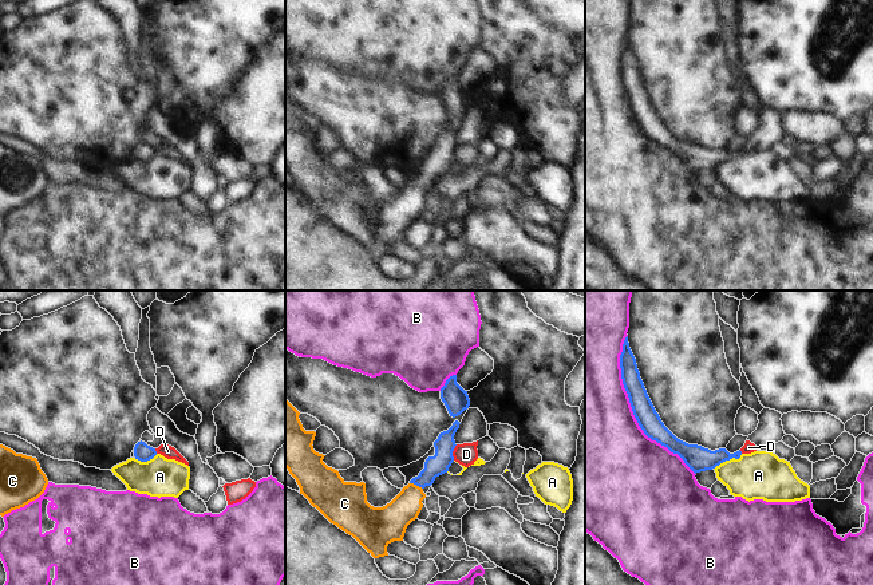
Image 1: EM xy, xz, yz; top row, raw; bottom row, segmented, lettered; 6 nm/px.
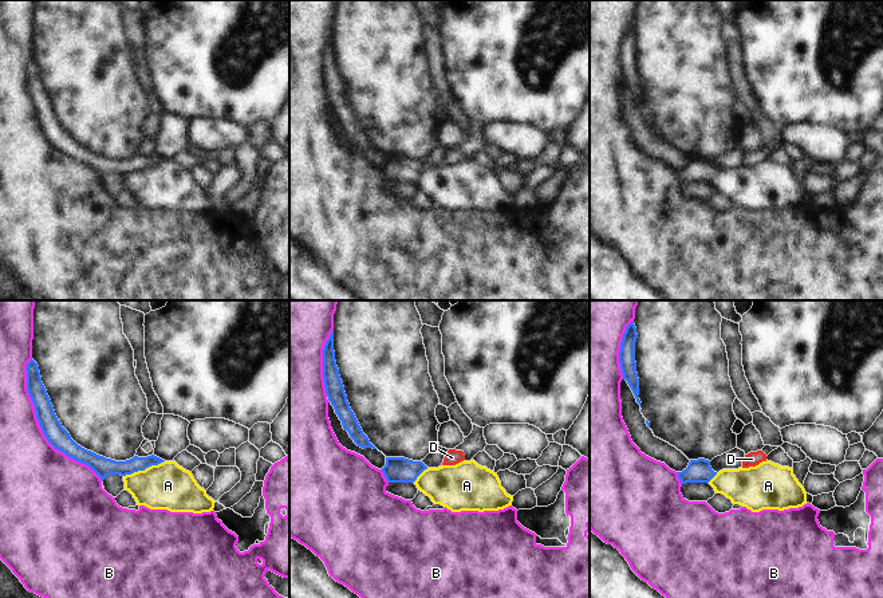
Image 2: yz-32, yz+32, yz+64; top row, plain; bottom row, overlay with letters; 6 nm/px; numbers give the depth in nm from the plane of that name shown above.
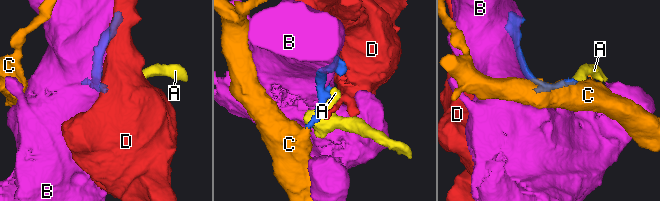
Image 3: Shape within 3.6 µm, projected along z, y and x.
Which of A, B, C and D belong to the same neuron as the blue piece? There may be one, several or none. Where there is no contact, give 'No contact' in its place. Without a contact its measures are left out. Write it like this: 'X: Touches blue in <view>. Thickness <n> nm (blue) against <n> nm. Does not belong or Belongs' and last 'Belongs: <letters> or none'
A: Touches blue in yz. Thickness 150 nm (blue) against 280 nm. Does not belong
B: Touches blue in yz. Thickness 140 nm (blue) against 500 nm. Does not belong
C: Touches blue in xz. Thickness 130 nm (blue) against 190 nm. Belongs
D: Touches blue in xz. Thickness 130 nm (blue) against 140 nm. Does not belong
Belongs: C.

